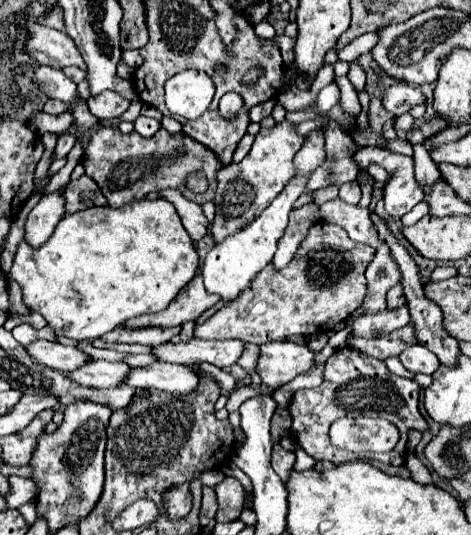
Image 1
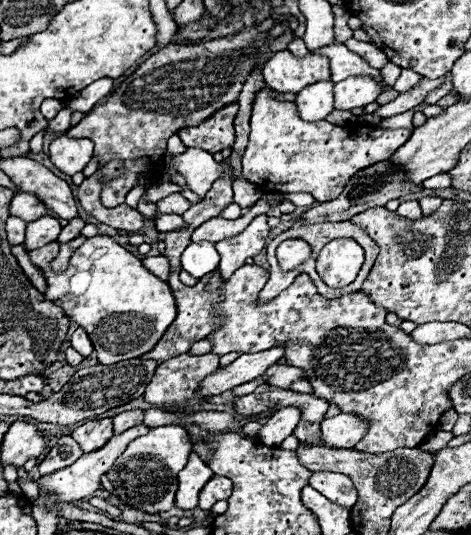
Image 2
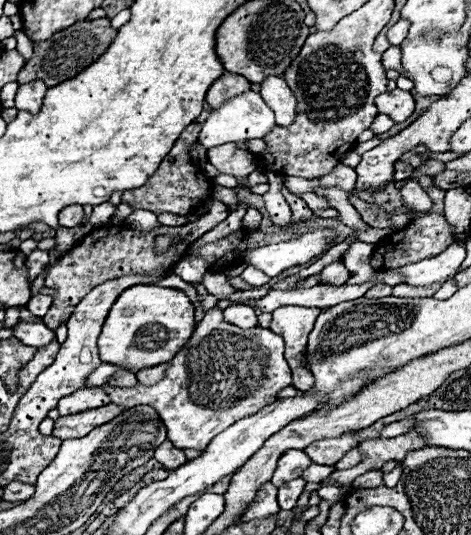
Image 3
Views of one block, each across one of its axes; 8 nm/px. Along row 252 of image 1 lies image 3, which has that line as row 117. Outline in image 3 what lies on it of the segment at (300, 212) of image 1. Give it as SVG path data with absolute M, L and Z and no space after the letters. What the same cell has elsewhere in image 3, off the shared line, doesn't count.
M266 76L260 86L262 86L260 96L264 98L266 106L276 114L276 124L278 126L292 124L296 112L296 98L288 88L286 80L282 76Z

